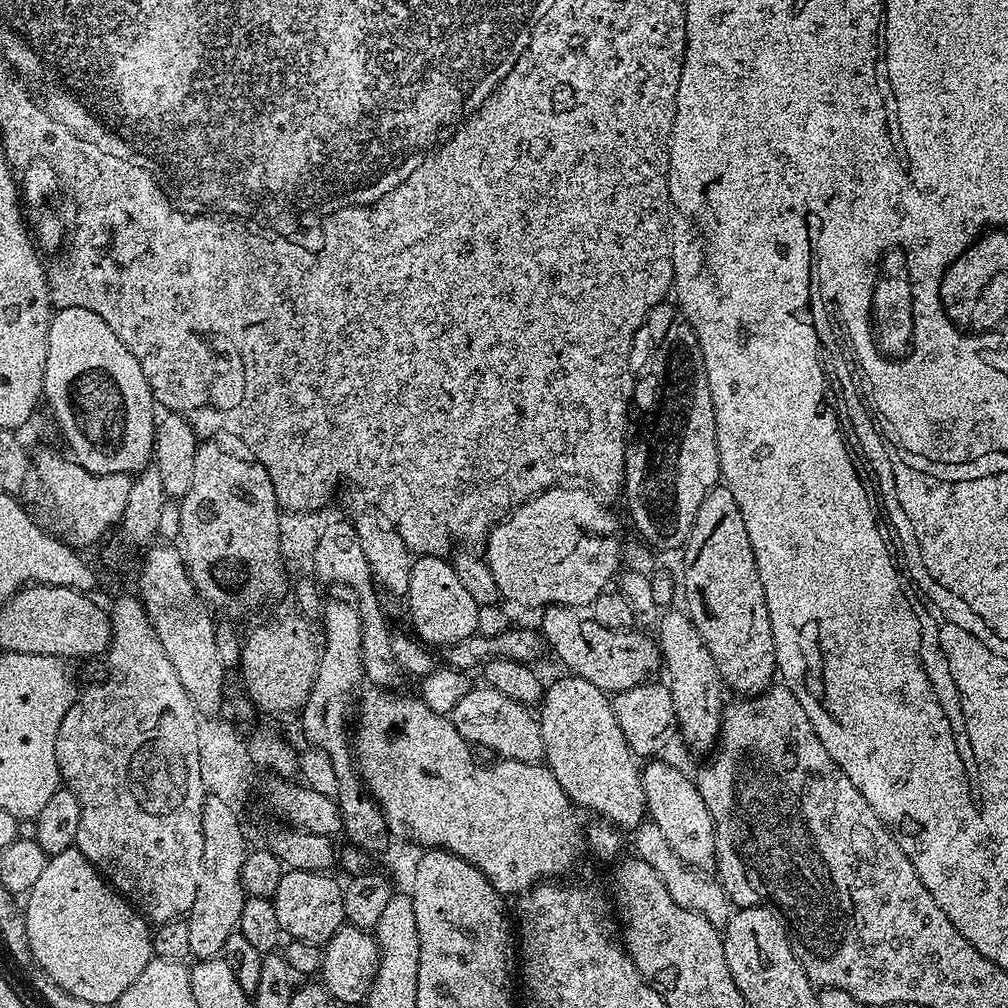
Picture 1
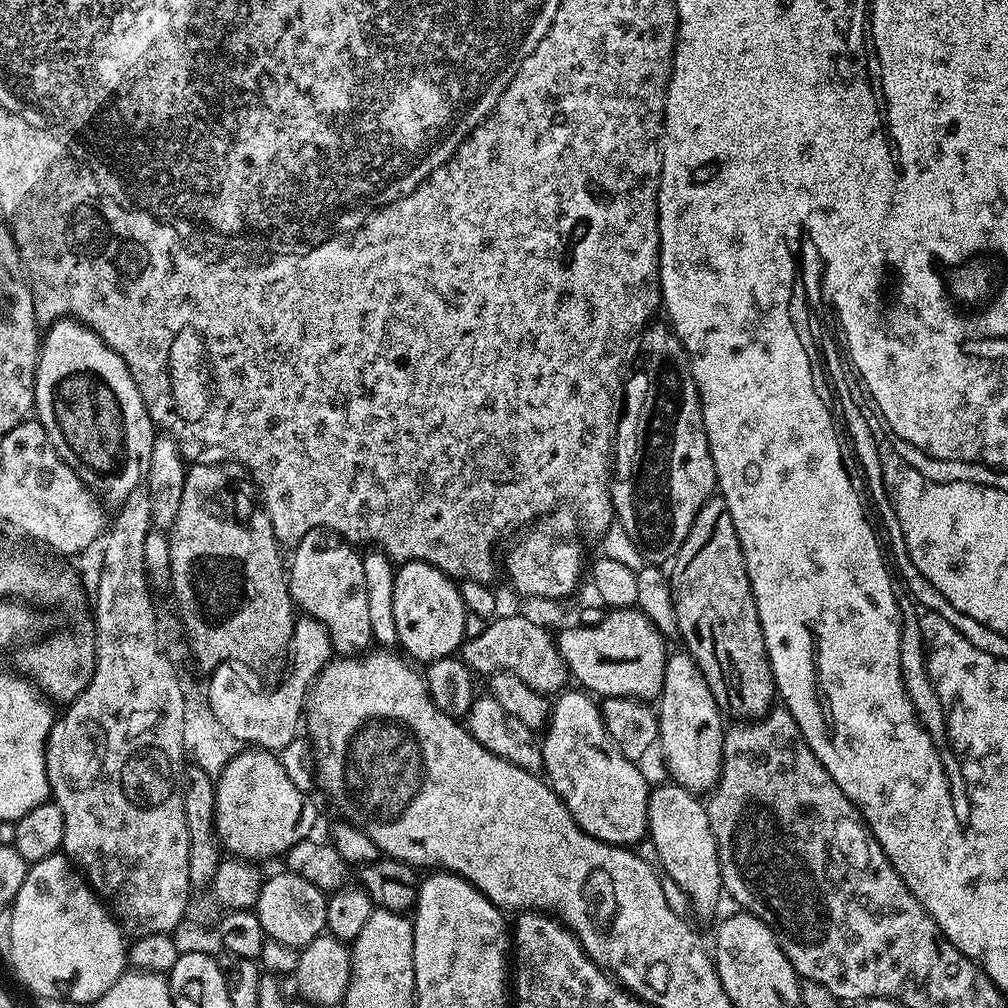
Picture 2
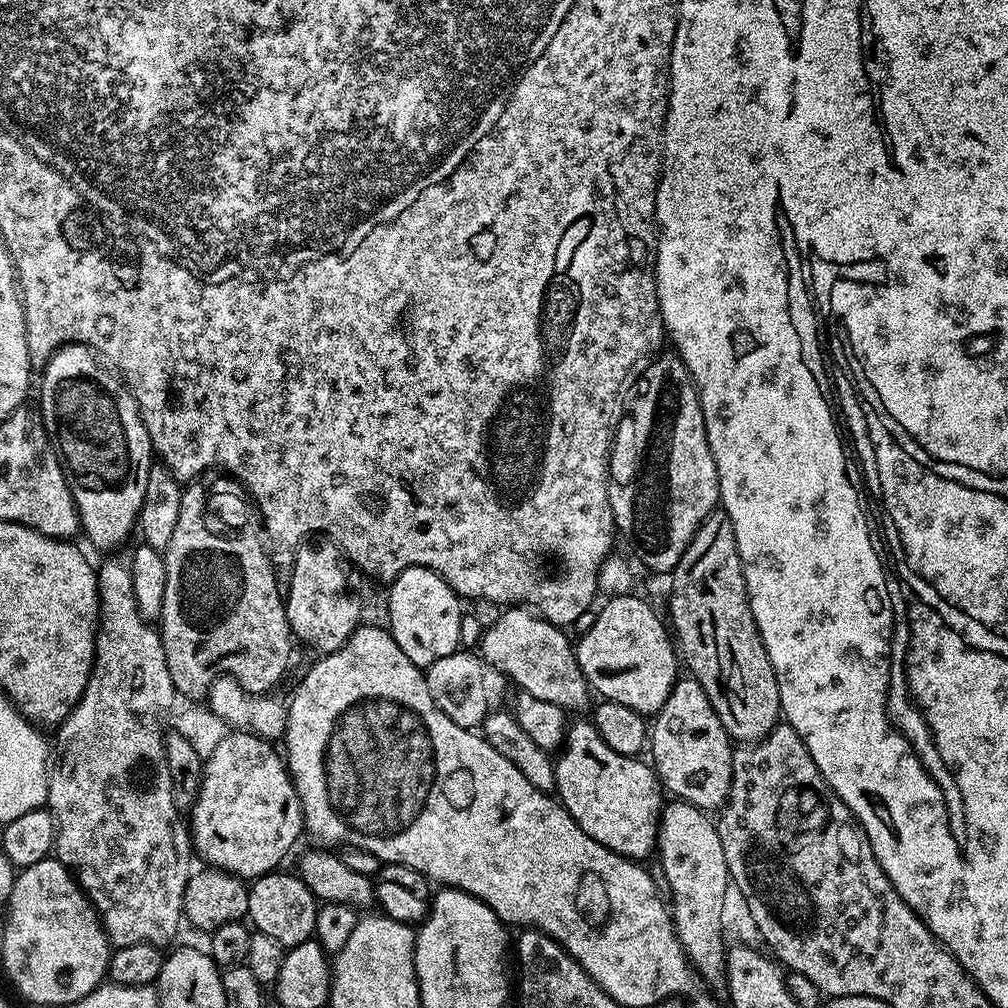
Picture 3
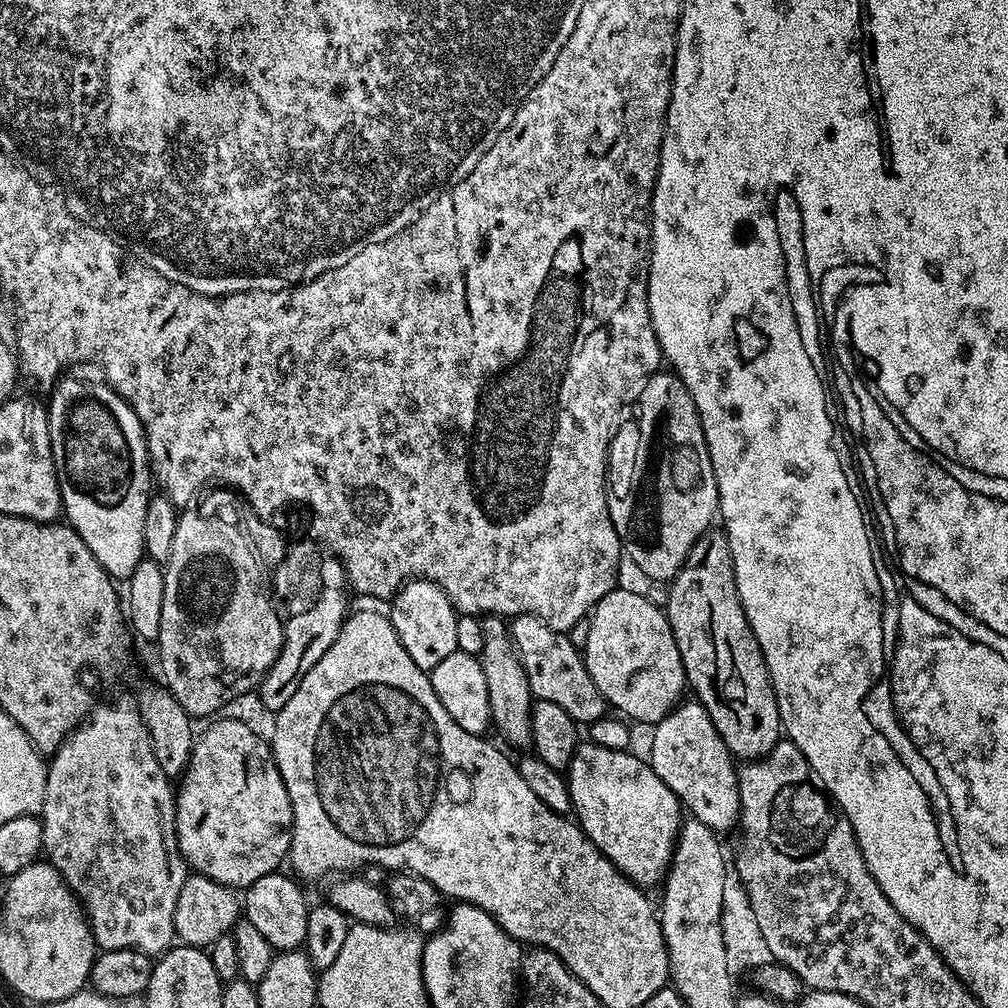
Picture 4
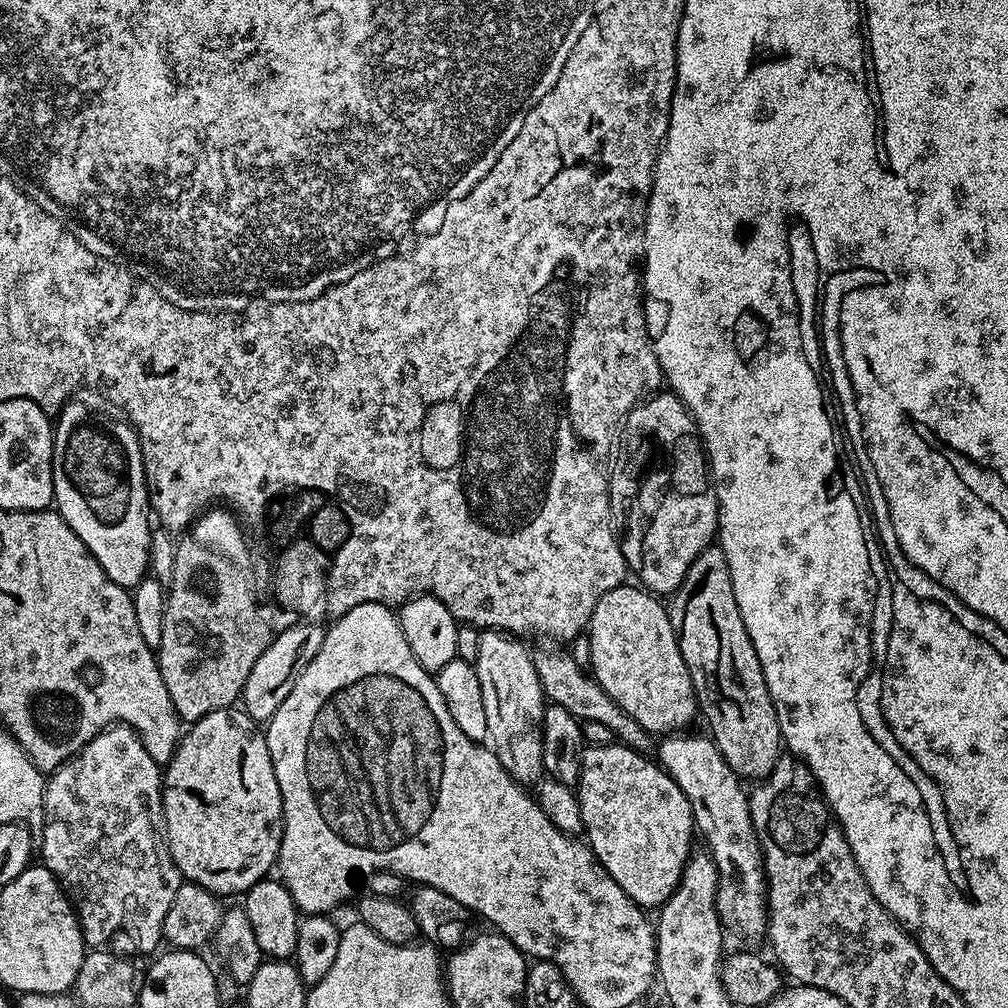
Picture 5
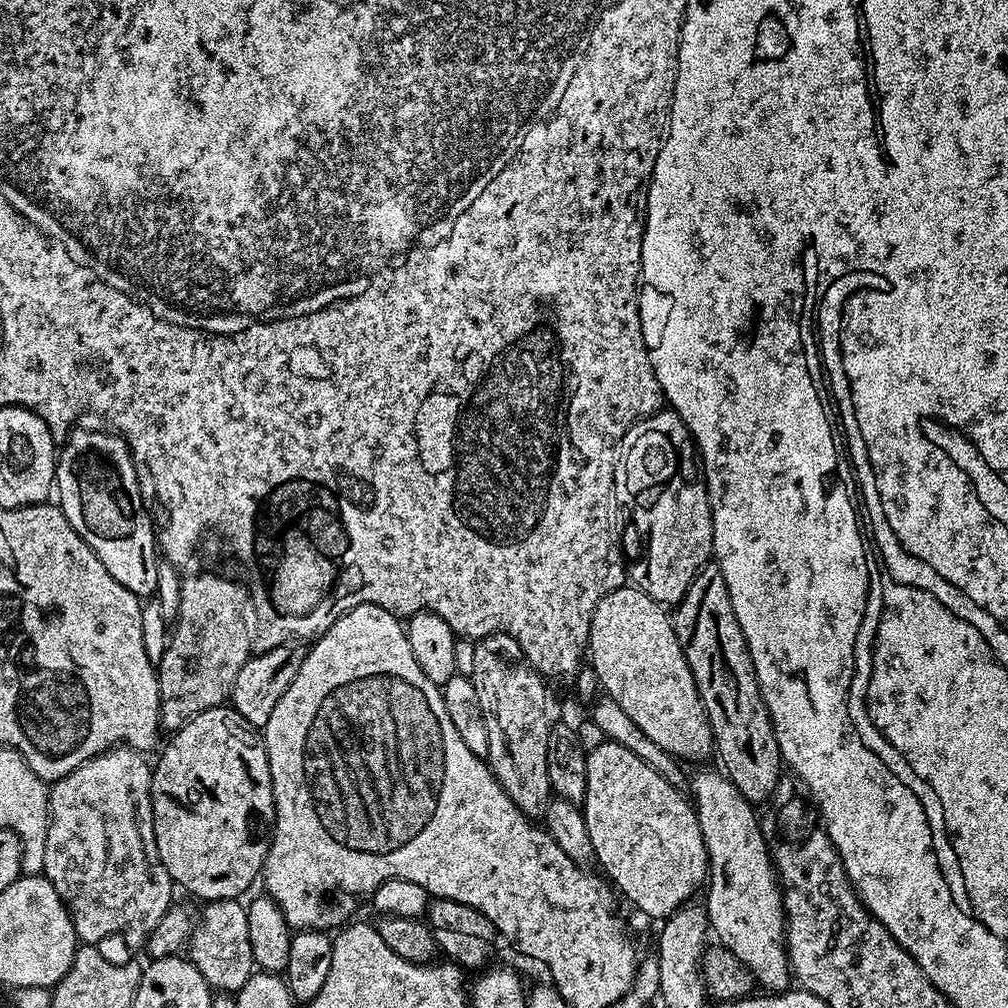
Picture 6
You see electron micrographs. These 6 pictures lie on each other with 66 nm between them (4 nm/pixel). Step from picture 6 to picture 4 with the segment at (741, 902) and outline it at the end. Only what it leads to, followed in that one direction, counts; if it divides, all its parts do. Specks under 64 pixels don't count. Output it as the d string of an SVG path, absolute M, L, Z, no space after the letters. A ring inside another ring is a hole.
M688 699L677 704L665 720L651 729L650 763L654 774L670 786L681 805L692 811L689 812L691 819L710 826L717 834L725 834L737 827L740 818L738 768L726 742L722 742L718 730L714 730L710 714L706 714L699 700Z

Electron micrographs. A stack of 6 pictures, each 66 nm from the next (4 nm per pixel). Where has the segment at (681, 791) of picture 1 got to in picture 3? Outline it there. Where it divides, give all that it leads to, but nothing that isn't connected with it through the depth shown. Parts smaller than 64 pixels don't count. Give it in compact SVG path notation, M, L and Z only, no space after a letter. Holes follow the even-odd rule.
M679 798L665 803L660 814L660 835L656 838L660 868L672 891L670 911L678 942L696 969L696 975L711 986L726 976L726 935L722 928L722 898L730 883L726 854L722 854L722 838L715 819L703 808L695 808Z

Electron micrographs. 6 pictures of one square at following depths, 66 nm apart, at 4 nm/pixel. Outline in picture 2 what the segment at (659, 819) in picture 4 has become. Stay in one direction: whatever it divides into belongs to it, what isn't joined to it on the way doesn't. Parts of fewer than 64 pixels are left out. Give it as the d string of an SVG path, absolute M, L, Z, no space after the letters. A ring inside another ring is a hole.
M561 691L550 708L546 731L543 733L545 736L542 736L543 775L586 835L593 836L604 844L639 845L648 831L650 783L640 773L641 765L624 757L620 747L612 740L603 724L601 705L587 691L568 691Z

